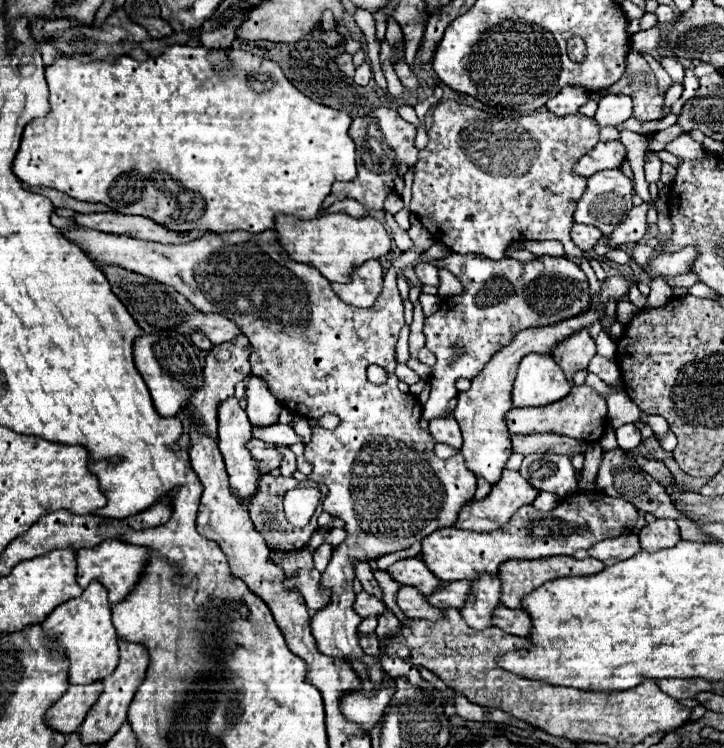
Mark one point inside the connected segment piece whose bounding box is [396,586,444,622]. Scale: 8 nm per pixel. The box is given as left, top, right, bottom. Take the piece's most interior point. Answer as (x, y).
(413, 603)

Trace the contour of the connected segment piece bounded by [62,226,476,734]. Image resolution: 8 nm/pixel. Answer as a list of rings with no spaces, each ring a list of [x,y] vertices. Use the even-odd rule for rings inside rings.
[[[72,226],[72,228],[66,228],[62,230],[62,234],[72,240],[74,244],[78,244],[94,262],[100,262],[100,264],[112,264],[112,266],[120,266],[124,270],[130,270],[130,272],[136,272],[148,280],[156,280],[156,282],[162,282],[166,286],[172,286],[176,292],[180,292],[196,310],[200,312],[218,312],[218,314],[224,314],[226,318],[234,320],[242,334],[248,336],[250,344],[252,344],[252,354],[250,354],[250,366],[252,366],[252,374],[262,378],[266,384],[268,384],[268,390],[272,392],[272,396],[276,396],[276,400],[280,400],[282,406],[286,406],[290,412],[302,412],[304,418],[314,418],[314,416],[324,416],[326,412],[334,412],[338,414],[340,418],[340,424],[334,428],[334,430],[324,430],[320,426],[314,426],[312,430],[312,440],[306,444],[306,450],[304,450],[304,458],[314,464],[314,470],[312,474],[308,476],[310,480],[316,480],[320,484],[326,484],[328,486],[328,496],[324,498],[322,506],[324,506],[324,512],[328,514],[334,514],[338,518],[342,518],[346,522],[346,530],[348,530],[348,538],[334,548],[334,554],[332,554],[332,560],[326,568],[326,572],[322,574],[322,584],[326,588],[332,590],[332,602],[322,608],[320,612],[316,612],[312,616],[312,634],[316,638],[316,644],[318,644],[318,650],[322,654],[328,654],[328,656],[334,656],[334,658],[342,658],[342,660],[360,660],[368,666],[368,680],[372,682],[374,688],[374,694],[366,694],[364,690],[352,690],[348,694],[342,696],[342,702],[340,702],[340,710],[344,714],[346,720],[358,724],[362,728],[362,732],[370,732],[378,722],[380,718],[384,716],[390,700],[392,700],[392,692],[394,688],[382,688],[384,686],[384,680],[386,680],[386,674],[382,672],[382,666],[380,662],[374,658],[374,656],[366,656],[364,650],[360,648],[358,644],[358,624],[360,624],[360,616],[354,612],[354,598],[356,594],[352,592],[352,580],[354,580],[354,568],[352,568],[352,562],[354,560],[372,560],[372,558],[378,558],[378,556],[384,556],[384,554],[390,554],[390,552],[396,552],[396,550],[404,550],[404,548],[410,548],[416,540],[422,540],[426,538],[430,532],[438,530],[438,528],[444,528],[444,526],[452,526],[458,518],[458,512],[464,504],[468,504],[472,498],[474,498],[474,490],[476,490],[476,476],[466,468],[464,464],[464,458],[462,454],[456,454],[448,460],[440,460],[434,456],[434,450],[432,450],[432,434],[422,430],[420,428],[420,412],[422,412],[422,404],[418,402],[416,396],[412,394],[404,394],[398,390],[398,378],[394,376],[394,368],[396,368],[396,360],[394,360],[394,348],[396,348],[396,340],[398,340],[398,332],[402,330],[404,326],[404,306],[402,306],[402,298],[398,294],[398,288],[396,288],[396,272],[394,270],[388,270],[386,276],[384,276],[384,286],[382,286],[382,292],[380,296],[376,298],[374,306],[372,308],[354,308],[354,306],[348,306],[344,304],[336,294],[334,290],[330,288],[330,282],[316,270],[312,268],[310,264],[304,264],[304,262],[296,262],[292,260],[288,254],[284,254],[284,248],[278,244],[278,238],[276,238],[276,232],[274,230],[266,230],[266,232],[260,232],[260,234],[250,234],[250,232],[230,232],[230,234],[206,234],[198,240],[192,240],[188,244],[158,244],[158,242],[144,242],[144,240],[136,240],[136,238],[130,238],[130,236],[116,236],[116,234],[106,234],[106,232],[98,232],[98,230],[86,230],[86,228],[80,228],[80,226]],[[368,364],[378,364],[382,368],[386,368],[388,372],[388,380],[380,386],[368,382],[366,378],[366,366]]]

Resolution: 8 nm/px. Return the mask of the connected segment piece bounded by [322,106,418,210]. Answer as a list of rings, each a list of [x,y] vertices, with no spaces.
[[[378,106],[370,114],[354,118],[350,126],[350,138],[356,142],[356,164],[358,176],[352,182],[336,182],[332,186],[330,196],[324,200],[322,208],[328,208],[336,200],[358,200],[368,210],[382,210],[384,200],[390,192],[394,192],[394,178],[400,164],[414,166],[418,160],[418,148],[414,146],[416,126],[398,116],[396,110]]]

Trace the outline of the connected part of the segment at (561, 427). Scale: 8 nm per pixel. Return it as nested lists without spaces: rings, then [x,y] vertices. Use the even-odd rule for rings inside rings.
[[[572,386],[570,394],[556,404],[544,408],[512,408],[506,416],[508,430],[512,434],[536,434],[536,432],[554,432],[572,438],[580,438],[584,442],[598,442],[604,434],[607,418],[607,404],[604,398],[596,394],[592,388]]]

